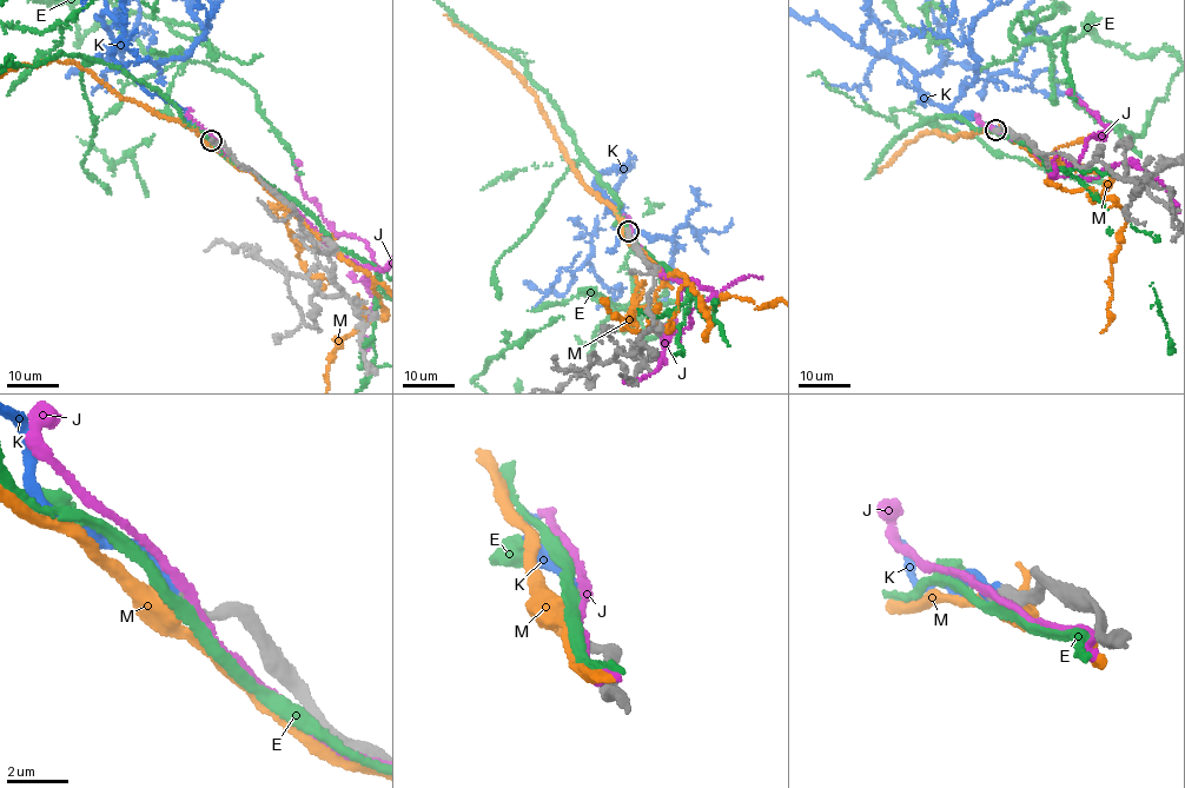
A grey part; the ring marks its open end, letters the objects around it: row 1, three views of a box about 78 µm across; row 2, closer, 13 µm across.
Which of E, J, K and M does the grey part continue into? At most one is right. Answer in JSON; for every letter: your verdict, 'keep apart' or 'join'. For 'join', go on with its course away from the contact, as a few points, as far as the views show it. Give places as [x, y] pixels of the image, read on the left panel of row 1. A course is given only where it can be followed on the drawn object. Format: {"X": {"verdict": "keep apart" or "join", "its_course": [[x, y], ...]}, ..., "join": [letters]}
{"E": {"verdict": "keep apart"}, "J": {"verdict": "keep apart"}, "K": {"verdict": "join"}, "M": {"verdict": "keep apart"}, "join": ["K"]}

